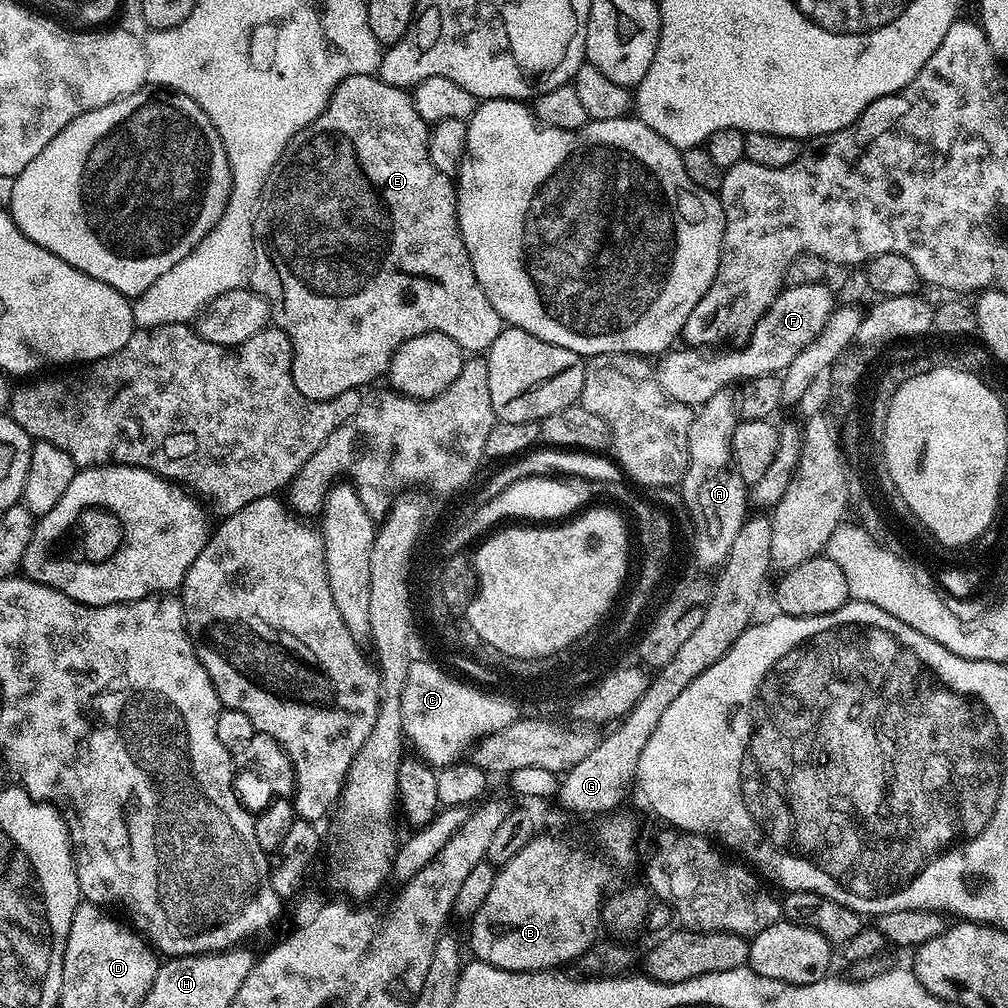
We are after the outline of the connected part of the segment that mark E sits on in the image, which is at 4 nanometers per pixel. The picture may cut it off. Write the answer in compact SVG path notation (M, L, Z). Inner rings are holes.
M376 74L351 76L332 89L332 97L328 100L327 106L322 110L322 114L318 114L318 118L314 118L314 122L310 122L310 126L298 130L298 134L294 134L294 138L290 138L290 142L286 146L282 158L278 158L274 170L270 170L270 174L266 178L264 189L260 195L260 202L256 209L256 222L252 225L254 251L250 269L250 287L253 292L258 293L263 300L268 302L269 309L271 309L270 316L274 321L275 327L281 328L290 338L290 342L292 343L292 377L294 378L294 386L298 386L298 390L306 398L310 398L311 400L333 400L338 394L342 394L351 388L357 390L363 389L363 384L368 384L371 380L376 380L379 376L383 377L387 373L396 351L406 341L415 336L430 334L431 332L446 334L446 338L454 338L454 342L458 342L458 346L463 348L465 353L484 354L487 353L488 348L494 342L494 338L498 338L498 334L504 331L506 327L504 319L498 314L498 310L494 310L490 298L486 298L486 294L482 290L482 286L472 269L472 259L466 250L464 240L460 237L460 219L456 217L456 190L453 181L449 177L442 175L434 166L434 162L430 162L430 150L428 149L429 131L429 121L420 117L411 95L405 89L390 86Z

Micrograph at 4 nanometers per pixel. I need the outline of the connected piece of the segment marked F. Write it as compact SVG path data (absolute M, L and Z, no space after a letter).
M821 282L810 286L785 287L747 333L748 341L741 348L701 350L696 346L680 346L663 353L659 357L660 365L654 368L656 380L670 398L689 406L699 406L714 398L714 394L731 389L743 381L783 373L790 362L798 358L801 350L822 334L837 307L837 297L833 289L828 289L826 285Z

